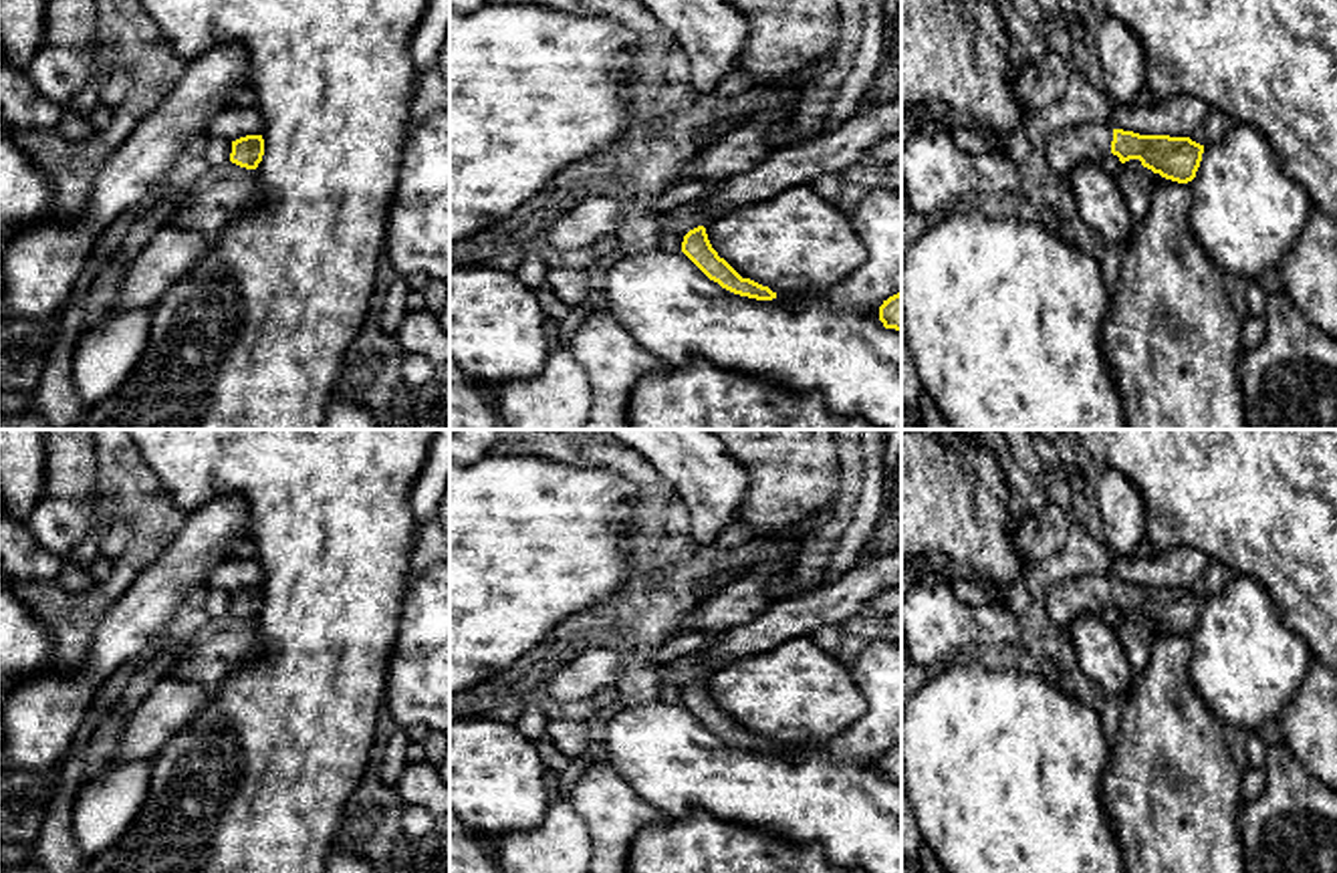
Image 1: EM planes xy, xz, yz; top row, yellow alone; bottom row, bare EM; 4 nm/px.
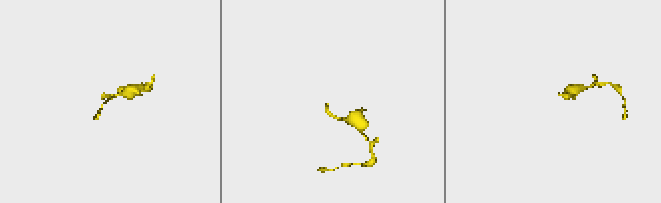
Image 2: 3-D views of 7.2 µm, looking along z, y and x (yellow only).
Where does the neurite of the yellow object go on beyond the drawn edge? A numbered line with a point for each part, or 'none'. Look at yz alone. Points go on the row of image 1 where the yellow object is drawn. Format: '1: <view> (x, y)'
1: yz (1065, 150)

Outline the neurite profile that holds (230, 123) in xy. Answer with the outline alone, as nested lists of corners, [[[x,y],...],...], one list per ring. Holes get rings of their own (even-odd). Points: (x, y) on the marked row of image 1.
[[[228,107],[212,117],[206,133],[236,141],[246,135],[262,135],[264,117],[258,107]]]

